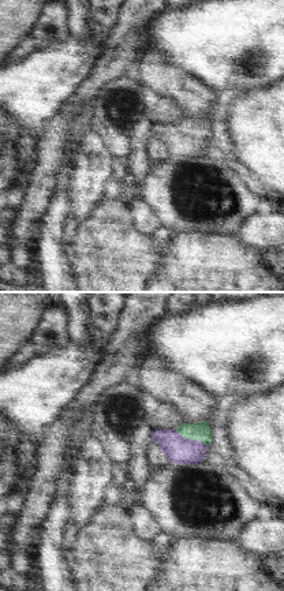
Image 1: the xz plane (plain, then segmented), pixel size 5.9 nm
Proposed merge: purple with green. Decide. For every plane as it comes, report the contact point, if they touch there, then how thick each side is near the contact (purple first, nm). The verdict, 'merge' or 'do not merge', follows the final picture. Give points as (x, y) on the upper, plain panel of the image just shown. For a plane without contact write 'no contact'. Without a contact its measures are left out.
meets purple at (193, 134); 160 nm thick on the purple side, 110 nm on the other

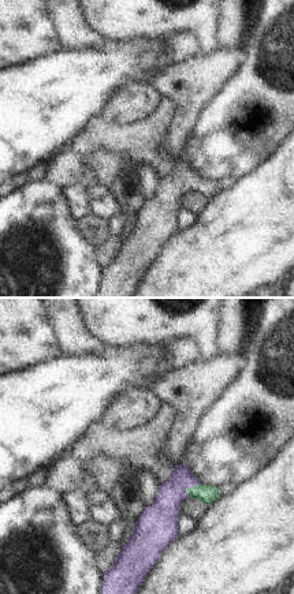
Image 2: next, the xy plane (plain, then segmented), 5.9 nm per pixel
meets purple at (189, 180); 190 nm thick on the purple side, 110 nm on the other

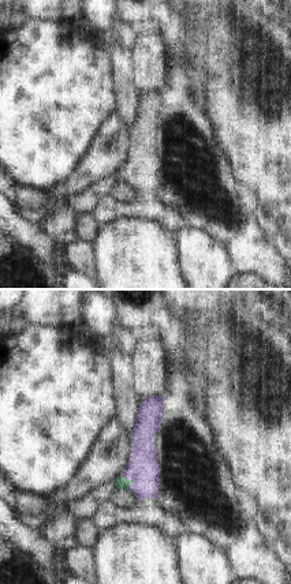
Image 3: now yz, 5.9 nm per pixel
meets purple at (133, 175); 190 nm thick on the purple side, 70 nm on the other

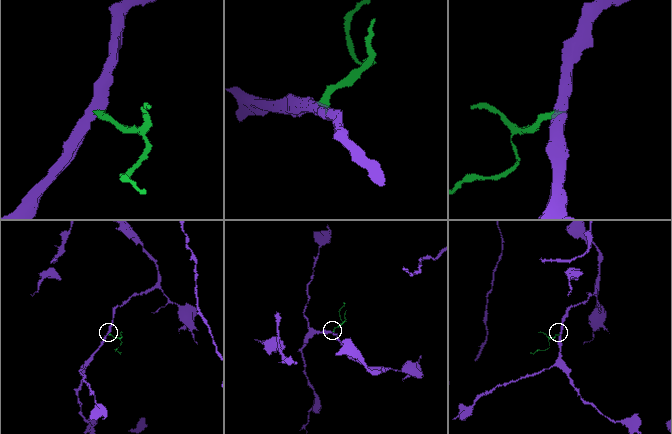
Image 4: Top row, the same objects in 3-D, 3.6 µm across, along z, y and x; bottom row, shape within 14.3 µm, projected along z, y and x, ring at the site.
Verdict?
merge

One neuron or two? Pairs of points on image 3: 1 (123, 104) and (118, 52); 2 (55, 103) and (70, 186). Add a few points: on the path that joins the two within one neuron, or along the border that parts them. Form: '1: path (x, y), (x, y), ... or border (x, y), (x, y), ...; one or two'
1: path (123, 92), (123, 64); one
2: border (89, 152), (77, 168), (52, 188); two

